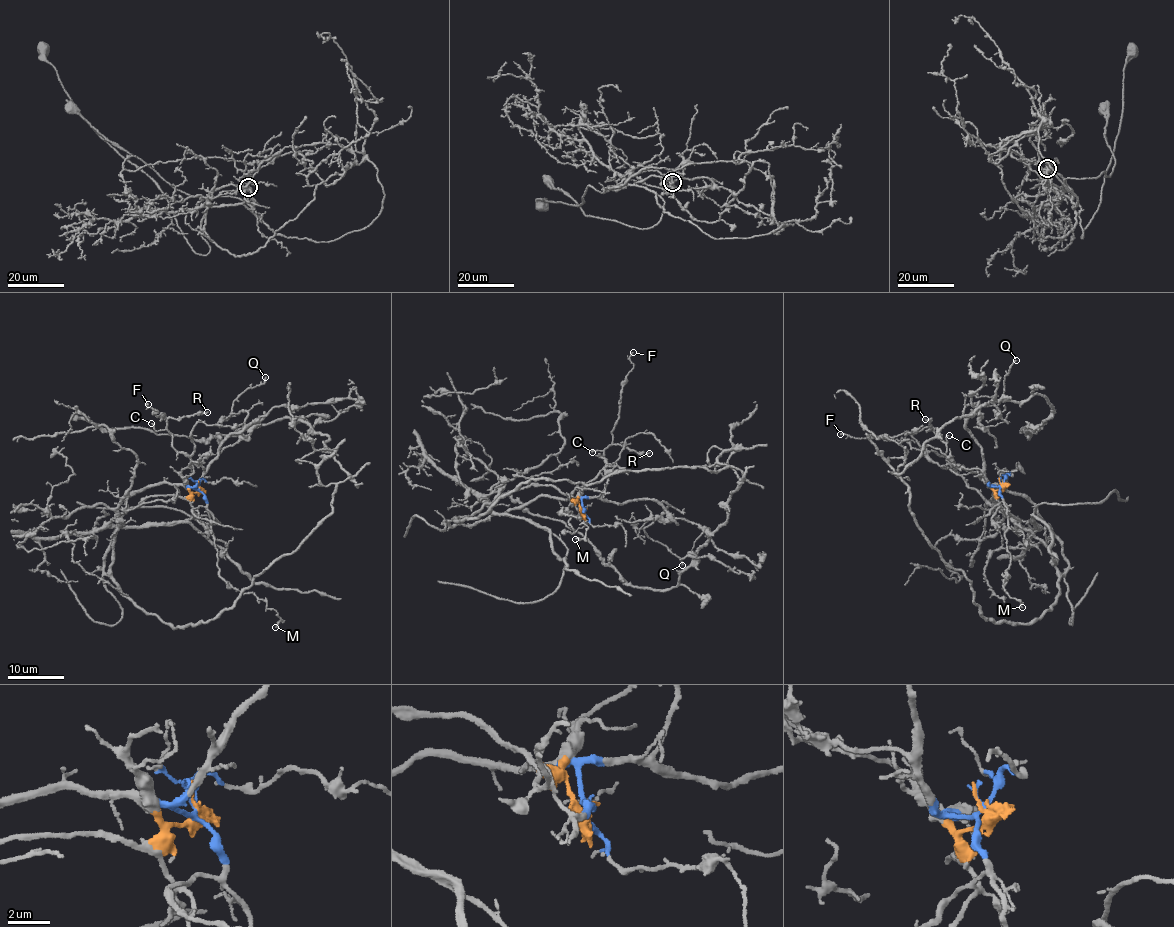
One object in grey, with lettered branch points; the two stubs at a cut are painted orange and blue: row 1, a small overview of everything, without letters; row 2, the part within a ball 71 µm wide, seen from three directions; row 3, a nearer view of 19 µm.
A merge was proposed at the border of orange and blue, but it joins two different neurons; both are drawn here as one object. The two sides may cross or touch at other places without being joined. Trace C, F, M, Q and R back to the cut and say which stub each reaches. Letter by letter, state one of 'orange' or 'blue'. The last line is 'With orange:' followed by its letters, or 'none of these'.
C: blue
F: blue
M: blue
Q: blue
R: blue
With orange: none of these

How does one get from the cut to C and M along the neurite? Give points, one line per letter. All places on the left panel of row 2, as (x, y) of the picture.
C: (199, 488), (193, 488), (204, 469), (172, 446), (173, 436), (166, 429), (157, 431), (152, 423)
M: (199, 488), (213, 515), (211, 532), (218, 573), (234, 588), (267, 603), (266, 607), (280, 619), (275, 626)

